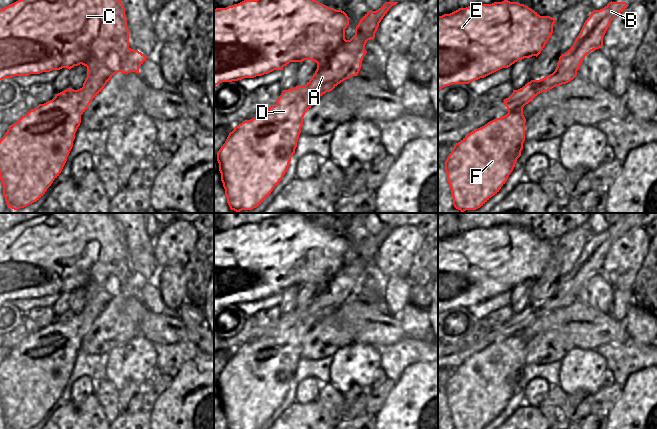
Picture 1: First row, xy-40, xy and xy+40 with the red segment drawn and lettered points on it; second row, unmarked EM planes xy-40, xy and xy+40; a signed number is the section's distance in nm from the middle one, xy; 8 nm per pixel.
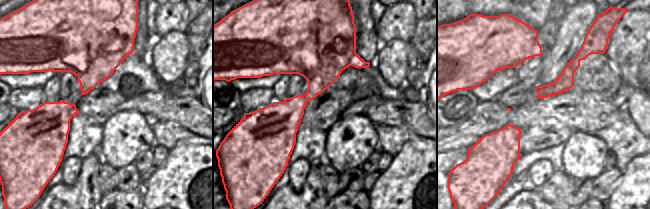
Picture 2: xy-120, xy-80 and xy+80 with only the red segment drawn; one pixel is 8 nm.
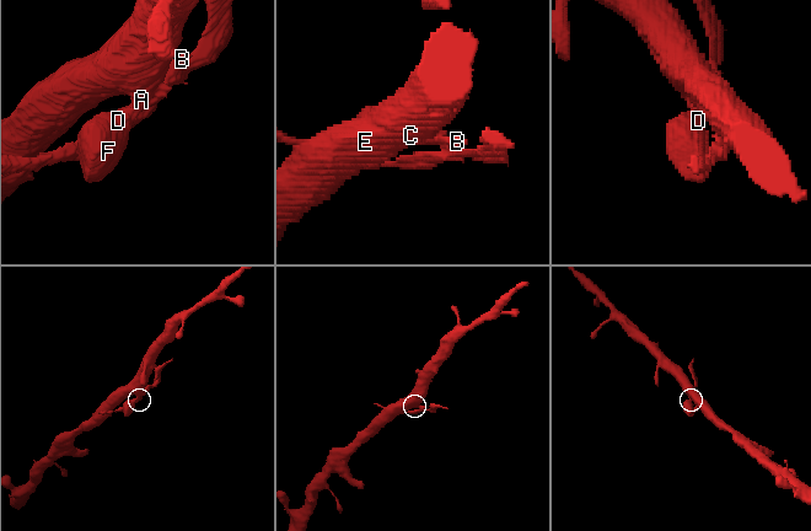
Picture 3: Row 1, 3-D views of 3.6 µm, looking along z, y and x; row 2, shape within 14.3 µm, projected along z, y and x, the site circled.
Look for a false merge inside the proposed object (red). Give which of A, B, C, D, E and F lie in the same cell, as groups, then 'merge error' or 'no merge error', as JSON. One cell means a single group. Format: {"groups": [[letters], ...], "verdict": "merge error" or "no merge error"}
{"groups": [["A", "C", "D", "E", "F"], ["B"]], "verdict": "merge error"}

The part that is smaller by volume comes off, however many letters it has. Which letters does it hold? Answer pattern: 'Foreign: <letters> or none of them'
Foreign: B

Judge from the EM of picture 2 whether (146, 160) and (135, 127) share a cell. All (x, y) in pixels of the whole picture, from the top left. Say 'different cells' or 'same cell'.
different cells

